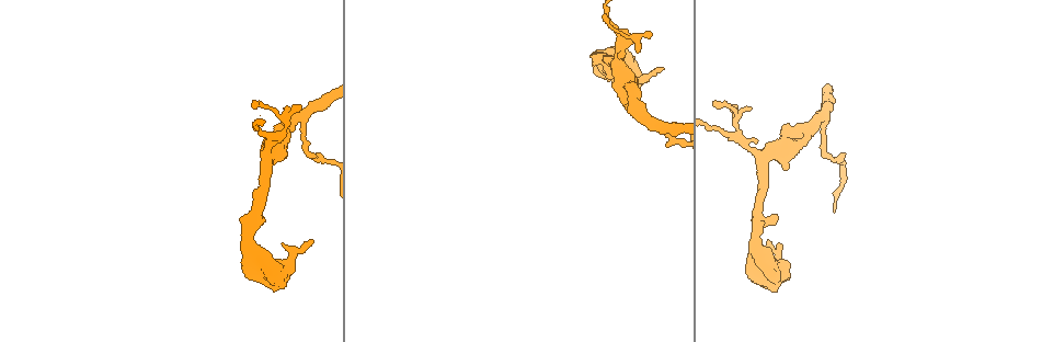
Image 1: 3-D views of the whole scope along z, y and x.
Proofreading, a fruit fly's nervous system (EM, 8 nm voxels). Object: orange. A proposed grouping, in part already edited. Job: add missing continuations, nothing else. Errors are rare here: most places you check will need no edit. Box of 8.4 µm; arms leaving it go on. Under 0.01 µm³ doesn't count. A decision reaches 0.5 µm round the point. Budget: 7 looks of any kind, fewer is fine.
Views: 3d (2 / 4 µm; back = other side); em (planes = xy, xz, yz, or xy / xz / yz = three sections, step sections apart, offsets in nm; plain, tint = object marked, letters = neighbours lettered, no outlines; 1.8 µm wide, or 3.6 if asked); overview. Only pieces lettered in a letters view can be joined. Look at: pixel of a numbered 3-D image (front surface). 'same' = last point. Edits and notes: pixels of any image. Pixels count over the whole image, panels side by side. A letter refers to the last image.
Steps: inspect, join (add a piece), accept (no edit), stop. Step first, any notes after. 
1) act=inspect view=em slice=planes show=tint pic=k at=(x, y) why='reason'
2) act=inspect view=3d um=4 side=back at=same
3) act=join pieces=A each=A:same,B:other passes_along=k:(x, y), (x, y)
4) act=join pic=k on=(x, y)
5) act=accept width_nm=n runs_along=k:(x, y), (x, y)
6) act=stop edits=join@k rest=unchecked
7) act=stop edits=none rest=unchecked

act=inspect view=3d um=2 pic=1 at=(662, 69) why='an open end'

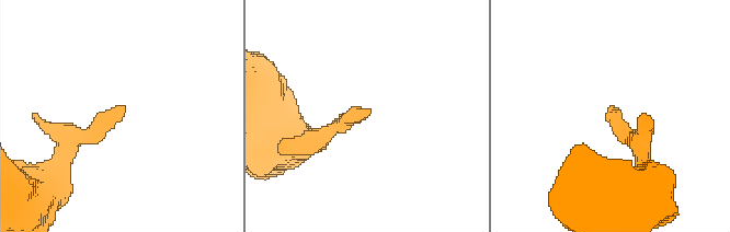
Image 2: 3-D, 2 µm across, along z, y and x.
act=inspect view=em slice=yz step=16 show=tint pic=2 at=(370, 112)

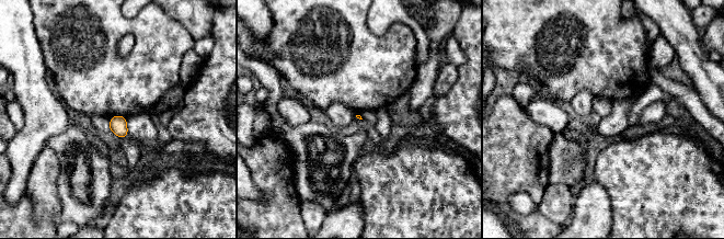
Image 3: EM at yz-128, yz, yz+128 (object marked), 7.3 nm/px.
act=inspect view=em slice=xy step=8 show=letters at=same why='cut it another way'

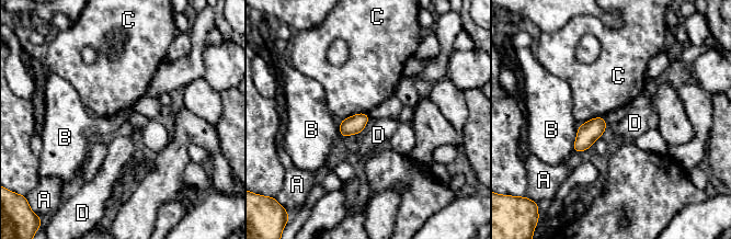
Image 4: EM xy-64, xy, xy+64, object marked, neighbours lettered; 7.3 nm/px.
act=accept width_nm=130 each=A:other,B:other,C:other,D:other border=4:(366, 112), (352, 114), (340, 121) found='none of them fits'

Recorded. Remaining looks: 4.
act=inspect view=3d um=2 pic=1 at=(764, 161) why='sudden change in width'

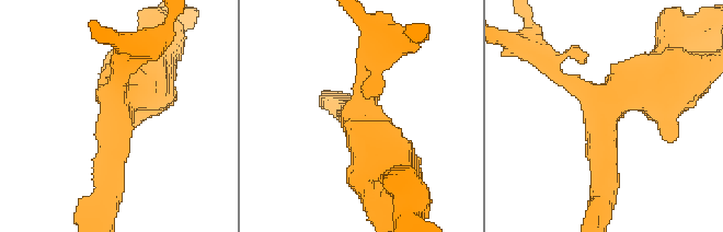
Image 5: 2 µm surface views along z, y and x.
act=inspect view=em slice=planes show=letters pic=5 at=(362, 113) arms=3 arm_widths_nm=200,220,400 why='need the tissue'

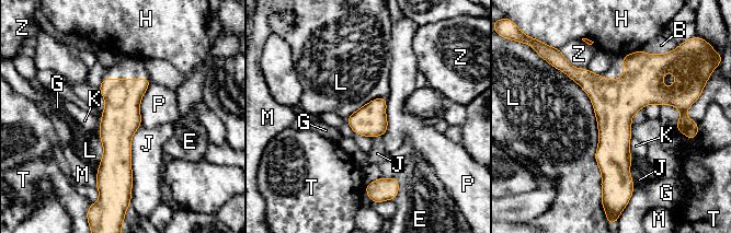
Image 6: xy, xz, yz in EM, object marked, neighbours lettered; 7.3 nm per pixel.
act=accept each=B:other,E:other,G:other,H:other,J:other,K:other,L:other,M:other,P:other,T:other,Z:other border=6:(557, 69), (593, 107), (602, 194) found='no lettered piece goes on from it'

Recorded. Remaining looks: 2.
act=inspect view=em slice=xy step=4 show=letters pic=1 at=(821, 118) why='abrupt turn'

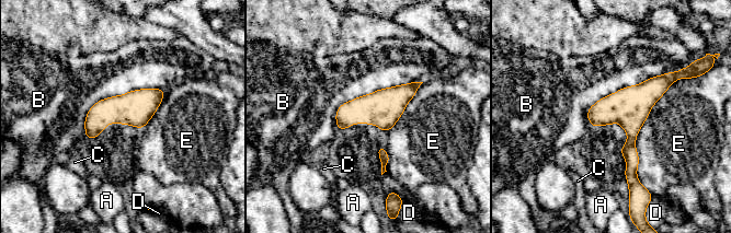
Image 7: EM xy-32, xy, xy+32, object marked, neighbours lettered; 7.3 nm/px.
act=accept each=A:other,B:other,C:other,D:other,E:other runs_along=7:(665, 77), (631, 111), (630, 179) found='no lettered piece goes on from it'

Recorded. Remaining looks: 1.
act=stop edits=none rest=unchecked

